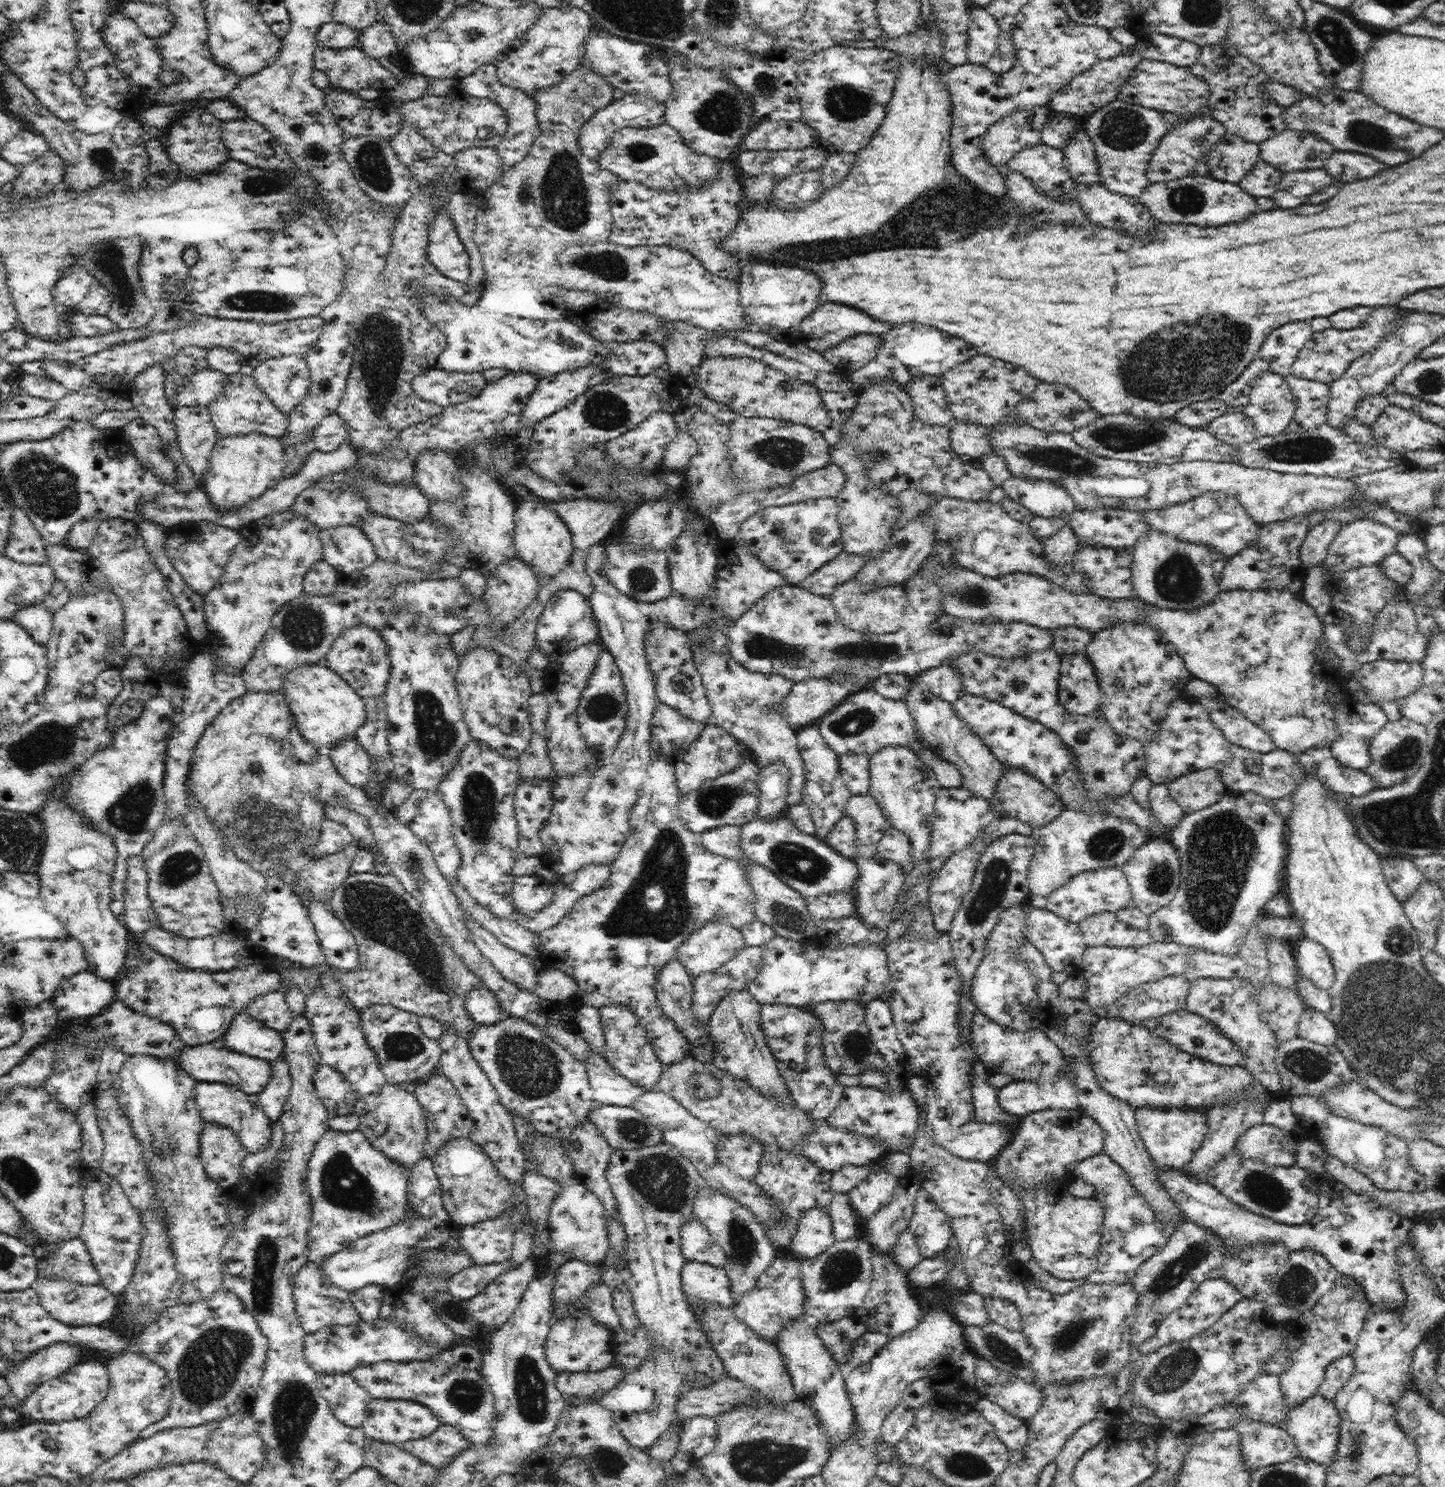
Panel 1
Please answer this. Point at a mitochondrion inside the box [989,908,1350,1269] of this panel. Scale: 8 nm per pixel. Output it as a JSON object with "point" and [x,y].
{"point":[1262,1188]}

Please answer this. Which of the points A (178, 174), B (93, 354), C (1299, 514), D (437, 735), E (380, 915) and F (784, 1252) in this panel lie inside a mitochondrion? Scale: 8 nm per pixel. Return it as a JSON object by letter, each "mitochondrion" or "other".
{"A":"other","B":"other","C":"other","D":"mitochondrion","E":"mitochondrion","F":"other"}

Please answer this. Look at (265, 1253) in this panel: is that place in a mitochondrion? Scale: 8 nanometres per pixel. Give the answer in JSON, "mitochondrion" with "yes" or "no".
{"mitochondrion":"yes"}

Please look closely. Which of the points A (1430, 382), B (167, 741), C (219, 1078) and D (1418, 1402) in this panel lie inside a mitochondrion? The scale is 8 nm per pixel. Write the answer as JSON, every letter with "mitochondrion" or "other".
{"A":"mitochondrion","B":"other","C":"other","D":"other"}

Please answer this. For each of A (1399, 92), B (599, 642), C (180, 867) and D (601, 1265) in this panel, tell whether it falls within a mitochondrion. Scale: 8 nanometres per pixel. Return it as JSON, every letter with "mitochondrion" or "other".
{"A":"other","B":"other","C":"mitochondrion","D":"other"}

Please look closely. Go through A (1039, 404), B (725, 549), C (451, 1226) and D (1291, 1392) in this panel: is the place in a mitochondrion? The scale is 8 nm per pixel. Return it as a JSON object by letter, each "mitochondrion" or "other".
{"A":"other","B":"other","C":"other","D":"other"}

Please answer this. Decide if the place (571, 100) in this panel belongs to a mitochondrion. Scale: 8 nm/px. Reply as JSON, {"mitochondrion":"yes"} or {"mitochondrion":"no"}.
{"mitochondrion":"yes"}

